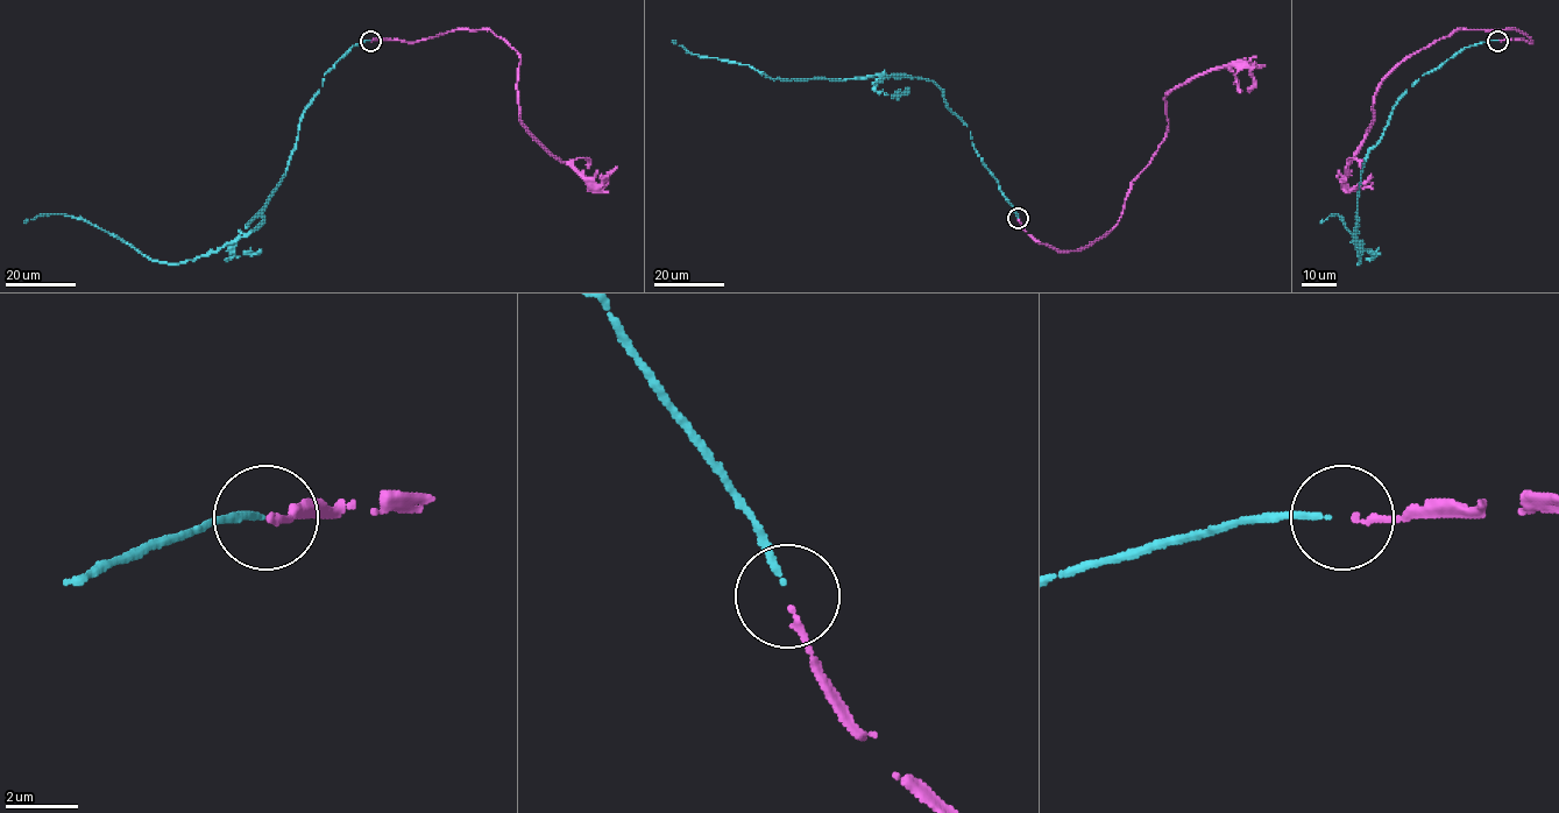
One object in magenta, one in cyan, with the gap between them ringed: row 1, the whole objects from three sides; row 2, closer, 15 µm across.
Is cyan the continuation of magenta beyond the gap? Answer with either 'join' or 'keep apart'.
join

